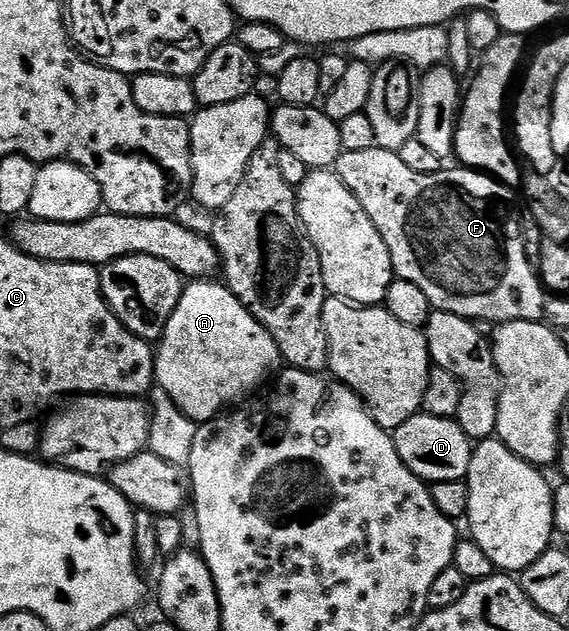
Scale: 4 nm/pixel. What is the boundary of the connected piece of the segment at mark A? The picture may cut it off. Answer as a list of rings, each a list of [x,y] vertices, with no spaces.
[[[192,281],[185,286],[182,297],[166,325],[164,336],[159,339],[154,351],[156,383],[171,397],[174,405],[178,405],[180,412],[197,425],[215,419],[225,409],[231,408],[240,401],[235,399],[250,394],[282,363],[280,350],[272,334],[244,308],[242,301],[238,301],[236,294],[229,291],[223,282],[212,282],[216,281]]]

